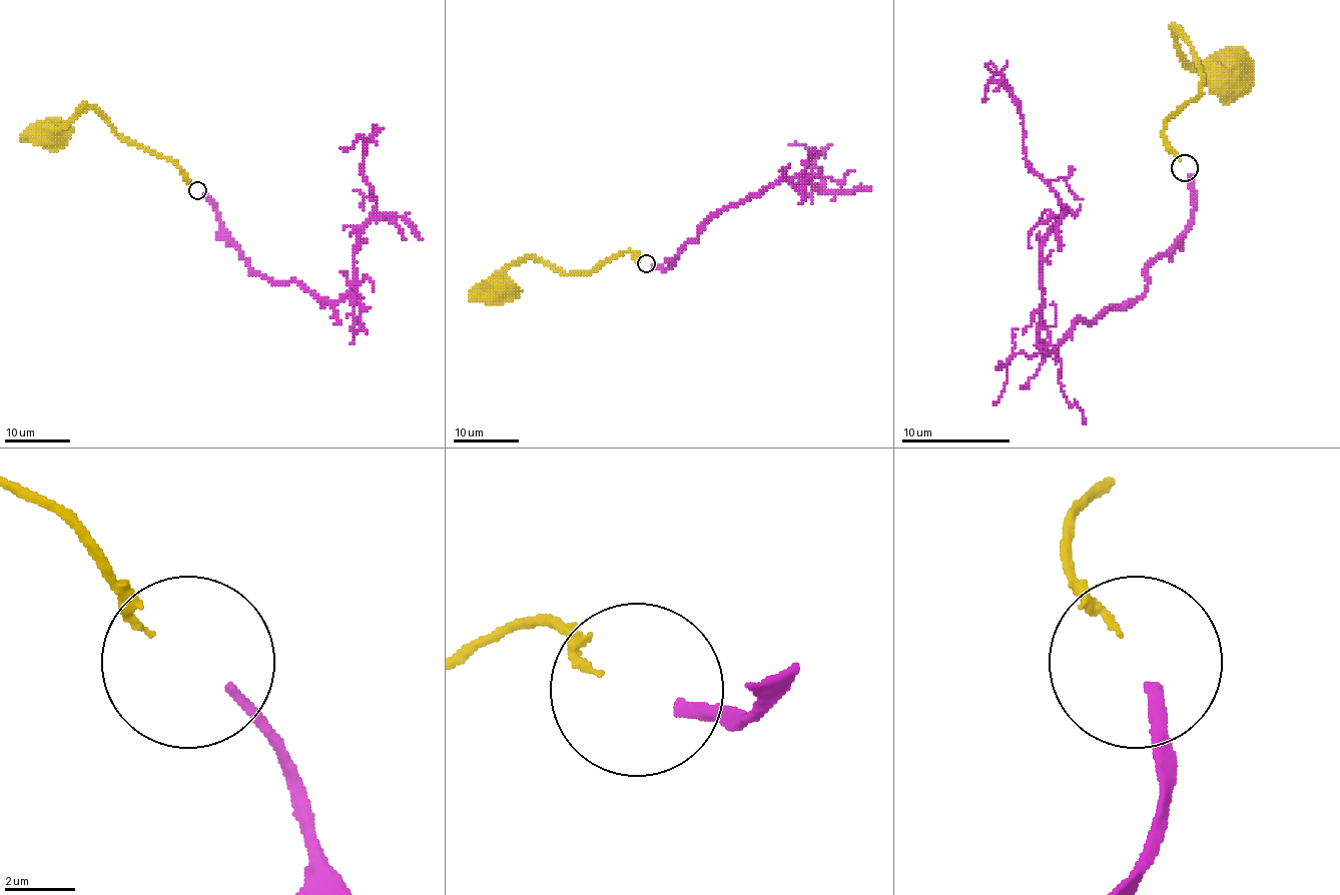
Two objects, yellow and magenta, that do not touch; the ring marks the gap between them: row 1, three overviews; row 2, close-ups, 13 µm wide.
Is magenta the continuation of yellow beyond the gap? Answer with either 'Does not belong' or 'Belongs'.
Does not belong

